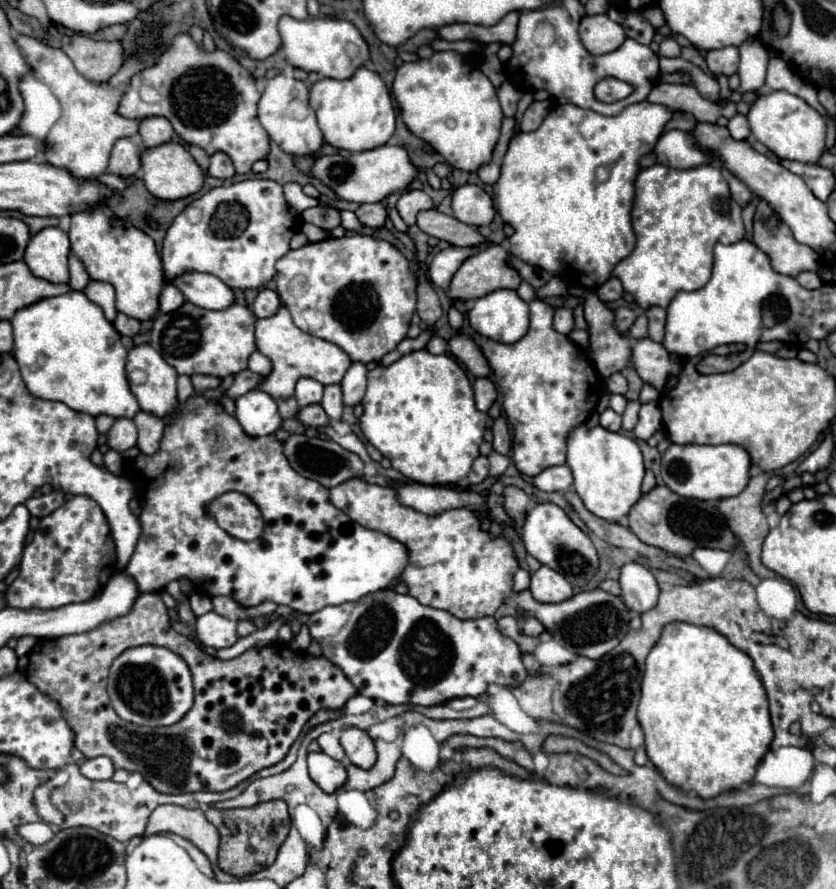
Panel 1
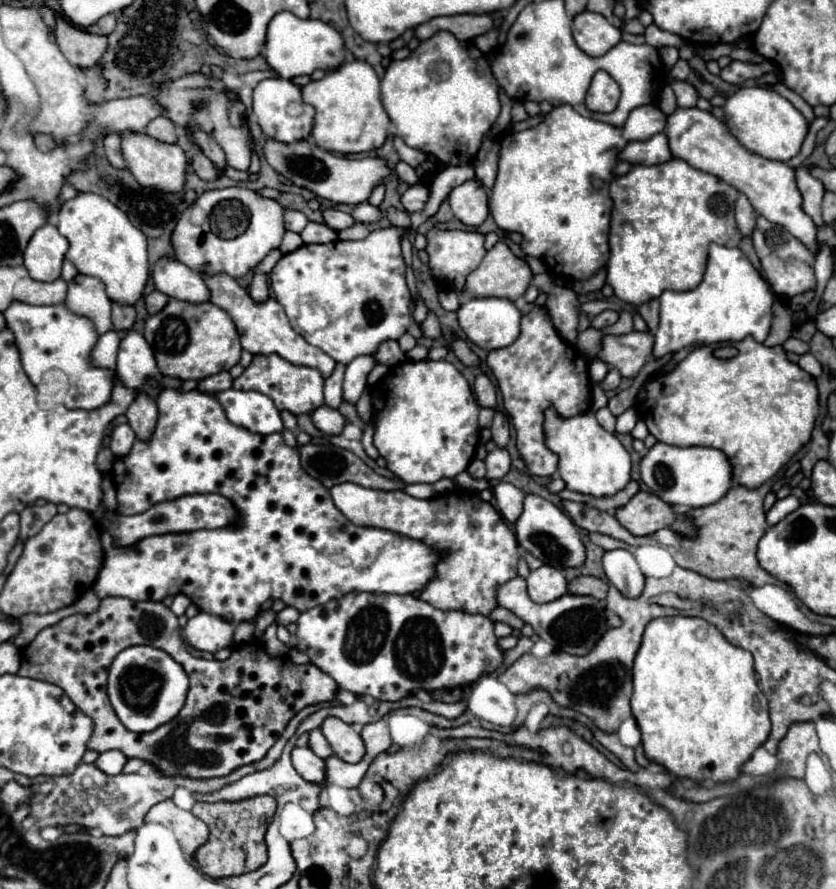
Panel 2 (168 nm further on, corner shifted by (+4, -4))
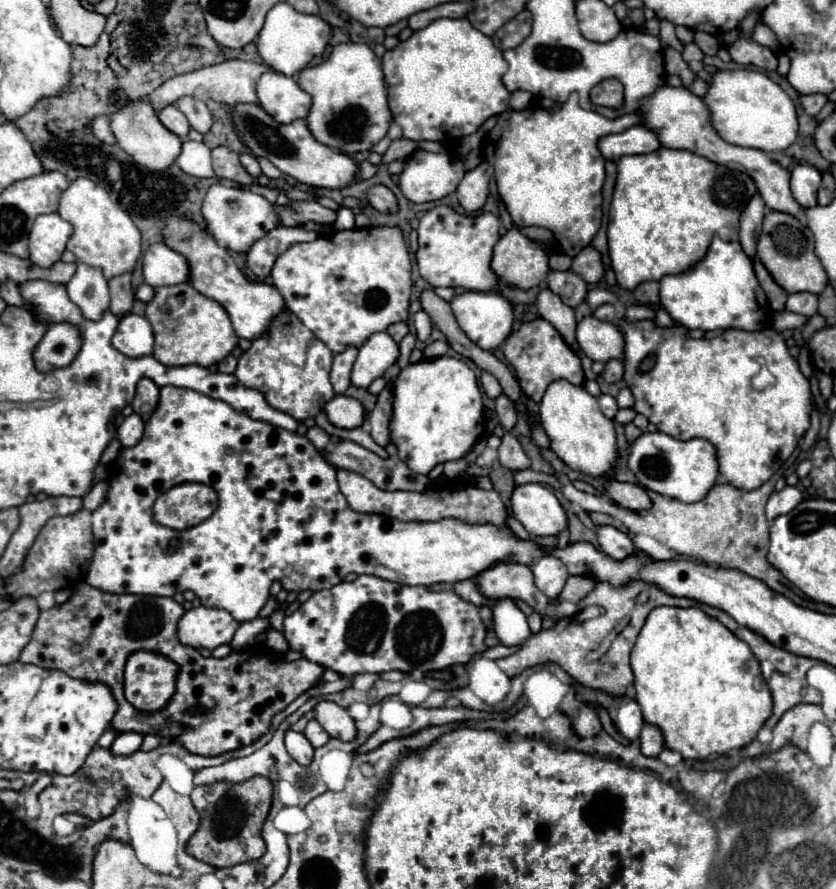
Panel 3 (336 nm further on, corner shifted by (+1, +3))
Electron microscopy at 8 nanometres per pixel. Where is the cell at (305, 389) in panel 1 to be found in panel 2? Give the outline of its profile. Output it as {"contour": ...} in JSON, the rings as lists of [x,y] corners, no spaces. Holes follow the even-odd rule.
{"contour":[[[255,354],[253,362],[245,368],[245,372],[233,380],[235,390],[255,390],[269,396],[279,410],[287,410],[291,414],[311,414],[319,406],[325,404],[323,400],[323,376],[317,368],[309,366],[295,366],[281,358],[279,354]]]}

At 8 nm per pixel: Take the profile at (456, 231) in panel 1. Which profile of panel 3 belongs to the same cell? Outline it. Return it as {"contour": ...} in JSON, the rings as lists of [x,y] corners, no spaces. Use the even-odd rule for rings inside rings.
{"contour":[[[384,185],[370,187],[368,201],[380,213],[398,213],[398,199],[396,199],[396,195]]]}

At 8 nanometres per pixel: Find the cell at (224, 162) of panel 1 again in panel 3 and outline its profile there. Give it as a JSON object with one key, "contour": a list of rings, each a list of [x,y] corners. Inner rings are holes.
{"contour":[[[182,97],[178,99],[176,107],[186,115],[188,123],[192,129],[196,129],[198,133],[208,133],[212,127],[212,115],[208,111],[208,107],[202,101],[196,101],[192,97]]]}

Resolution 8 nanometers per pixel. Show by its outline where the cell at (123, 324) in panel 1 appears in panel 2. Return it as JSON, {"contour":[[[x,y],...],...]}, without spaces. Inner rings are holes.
{"contour":[[[113,302],[111,320],[113,320],[113,328],[115,328],[117,332],[131,330],[131,326],[133,326],[133,322],[135,322],[135,308],[133,308],[133,306],[127,306],[127,304]]]}

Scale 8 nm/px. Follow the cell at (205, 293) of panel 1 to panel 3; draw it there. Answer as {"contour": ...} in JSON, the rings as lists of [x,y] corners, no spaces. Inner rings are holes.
{"contour":[[[154,243],[144,253],[144,281],[152,287],[188,283],[190,281],[190,265],[182,253],[170,249],[166,243]]]}

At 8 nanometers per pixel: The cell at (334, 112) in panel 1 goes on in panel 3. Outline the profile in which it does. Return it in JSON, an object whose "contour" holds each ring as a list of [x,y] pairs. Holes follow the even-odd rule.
{"contour":[[[336,45],[328,61],[316,67],[304,67],[300,71],[298,85],[312,97],[312,109],[306,123],[320,143],[350,155],[358,151],[368,151],[386,135],[388,125],[392,121],[392,113],[388,109],[382,67],[368,45]],[[344,119],[352,121],[350,129],[354,131],[338,131]]]}

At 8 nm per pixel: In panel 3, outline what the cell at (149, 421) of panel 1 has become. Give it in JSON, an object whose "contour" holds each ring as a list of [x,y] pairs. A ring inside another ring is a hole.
{"contour":[[[142,379],[138,383],[136,397],[132,401],[132,409],[134,409],[134,413],[138,413],[142,417],[142,421],[148,421],[150,415],[154,413],[156,405],[158,405],[158,395],[160,395],[160,389],[154,381]]]}

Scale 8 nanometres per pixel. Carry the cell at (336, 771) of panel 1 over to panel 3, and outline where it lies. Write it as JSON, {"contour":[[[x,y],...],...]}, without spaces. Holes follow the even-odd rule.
{"contour":[[[286,731],[286,737],[284,737],[284,743],[286,743],[286,749],[290,753],[290,757],[300,763],[300,765],[310,765],[312,759],[314,759],[314,747],[310,745],[310,741],[302,735],[302,733],[296,733],[296,731]]]}

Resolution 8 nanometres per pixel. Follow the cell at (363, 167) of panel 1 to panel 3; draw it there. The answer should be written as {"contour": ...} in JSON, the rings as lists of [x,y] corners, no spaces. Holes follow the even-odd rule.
{"contour":[[[240,103],[240,105],[234,105],[234,125],[238,127],[242,141],[250,147],[254,155],[266,157],[284,175],[290,175],[300,183],[324,187],[324,189],[344,189],[358,181],[358,173],[360,173],[358,161],[354,161],[346,153],[334,151],[318,143],[302,119],[290,125],[280,125],[270,115],[266,115],[266,111],[262,111],[260,105]]]}

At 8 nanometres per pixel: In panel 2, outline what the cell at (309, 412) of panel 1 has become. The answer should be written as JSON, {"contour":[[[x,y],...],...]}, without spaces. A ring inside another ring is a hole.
{"contour":[[[321,406],[319,410],[315,410],[311,414],[311,418],[313,418],[315,426],[325,434],[341,434],[341,430],[343,430],[343,426],[347,422],[345,416],[339,410],[329,408],[329,406]]]}

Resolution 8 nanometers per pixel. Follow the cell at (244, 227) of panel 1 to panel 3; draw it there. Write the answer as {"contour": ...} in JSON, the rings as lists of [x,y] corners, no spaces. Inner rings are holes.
{"contour":[[[216,183],[208,189],[202,203],[202,217],[206,221],[206,231],[216,239],[216,243],[234,253],[248,253],[258,239],[280,227],[280,215],[270,201],[248,189],[234,189],[222,183]]]}

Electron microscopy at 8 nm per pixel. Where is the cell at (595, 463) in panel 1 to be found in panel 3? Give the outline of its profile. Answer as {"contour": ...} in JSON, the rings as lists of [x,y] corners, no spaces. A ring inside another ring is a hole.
{"contour":[[[564,379],[550,383],[540,401],[540,423],[550,439],[550,449],[572,469],[594,479],[608,477],[618,459],[618,441],[614,423],[602,415],[596,397],[584,387],[574,387]]]}

